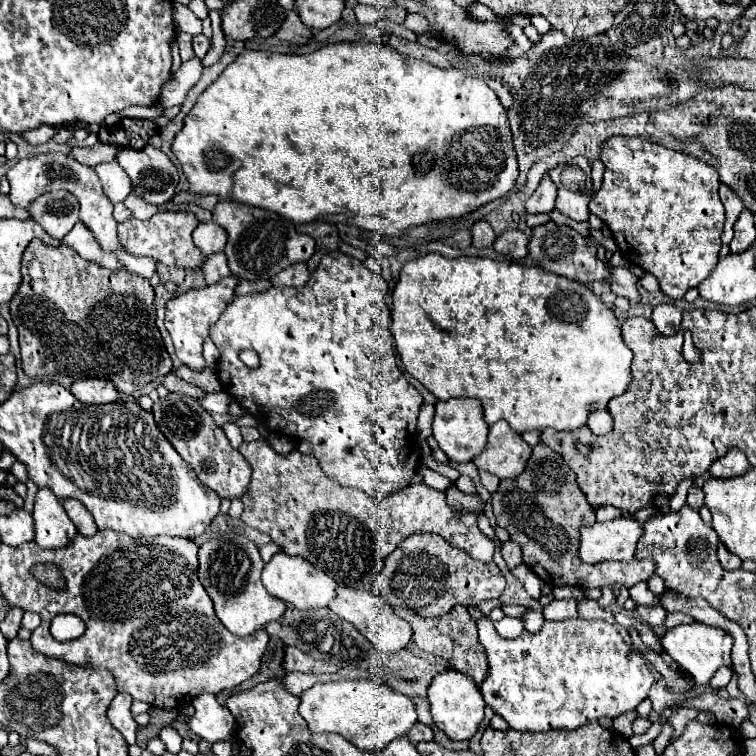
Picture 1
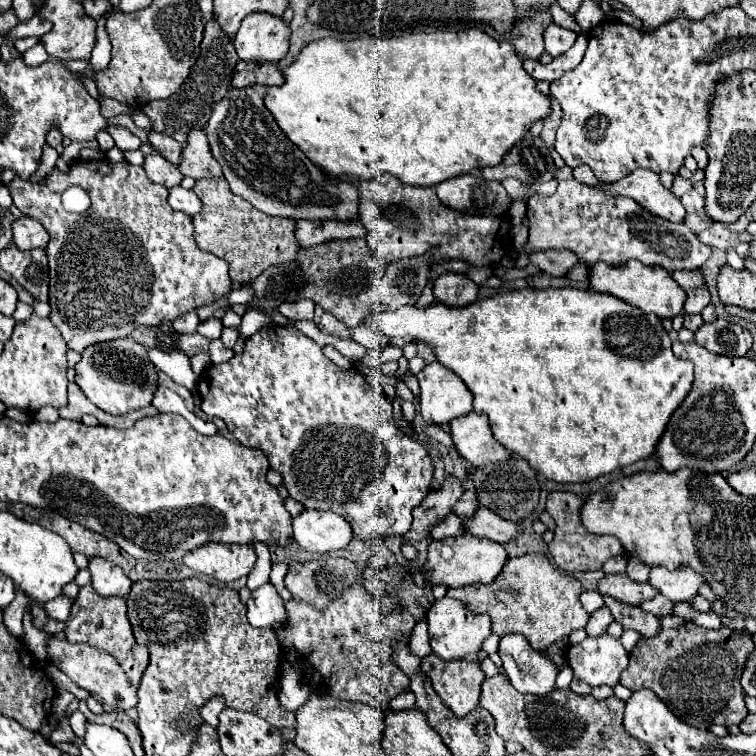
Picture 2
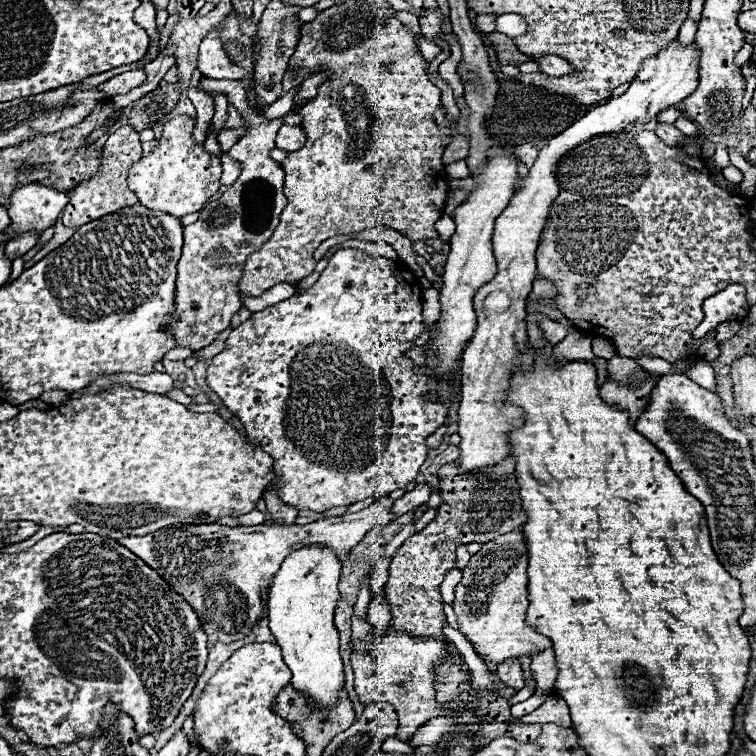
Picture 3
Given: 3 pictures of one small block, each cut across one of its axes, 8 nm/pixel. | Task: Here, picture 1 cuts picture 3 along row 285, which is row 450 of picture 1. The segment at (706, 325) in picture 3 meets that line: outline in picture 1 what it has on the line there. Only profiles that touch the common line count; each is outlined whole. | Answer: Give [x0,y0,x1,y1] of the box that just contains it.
[710,448,750,478]

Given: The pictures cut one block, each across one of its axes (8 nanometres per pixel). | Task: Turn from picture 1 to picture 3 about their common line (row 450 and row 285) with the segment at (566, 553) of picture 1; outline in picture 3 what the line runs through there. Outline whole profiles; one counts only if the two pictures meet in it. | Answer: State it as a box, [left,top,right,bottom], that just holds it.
[526,278,564,320]

